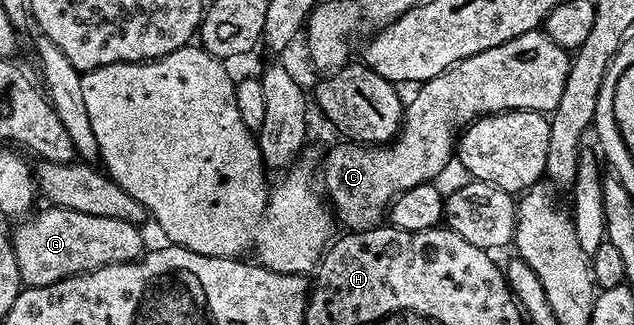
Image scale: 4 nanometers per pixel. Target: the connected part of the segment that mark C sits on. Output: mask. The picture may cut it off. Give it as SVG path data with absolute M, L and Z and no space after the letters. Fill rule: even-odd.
M537 29L492 49L486 49L486 53L474 53L474 57L466 57L460 63L455 63L448 71L443 71L438 77L419 84L417 91L420 92L412 100L410 98L407 100L404 122L400 124L400 134L391 143L365 145L340 141L337 147L329 149L328 160L324 163L322 187L334 208L335 218L339 222L341 219L348 226L345 228L349 232L369 231L381 226L385 222L386 212L391 208L393 200L399 198L404 191L414 189L415 186L432 183L436 179L435 175L443 173L444 166L451 159L453 162L454 152L458 147L458 132L483 116L514 111L551 114L561 101L562 93L565 92L571 60L567 50L557 45L543 30Z

